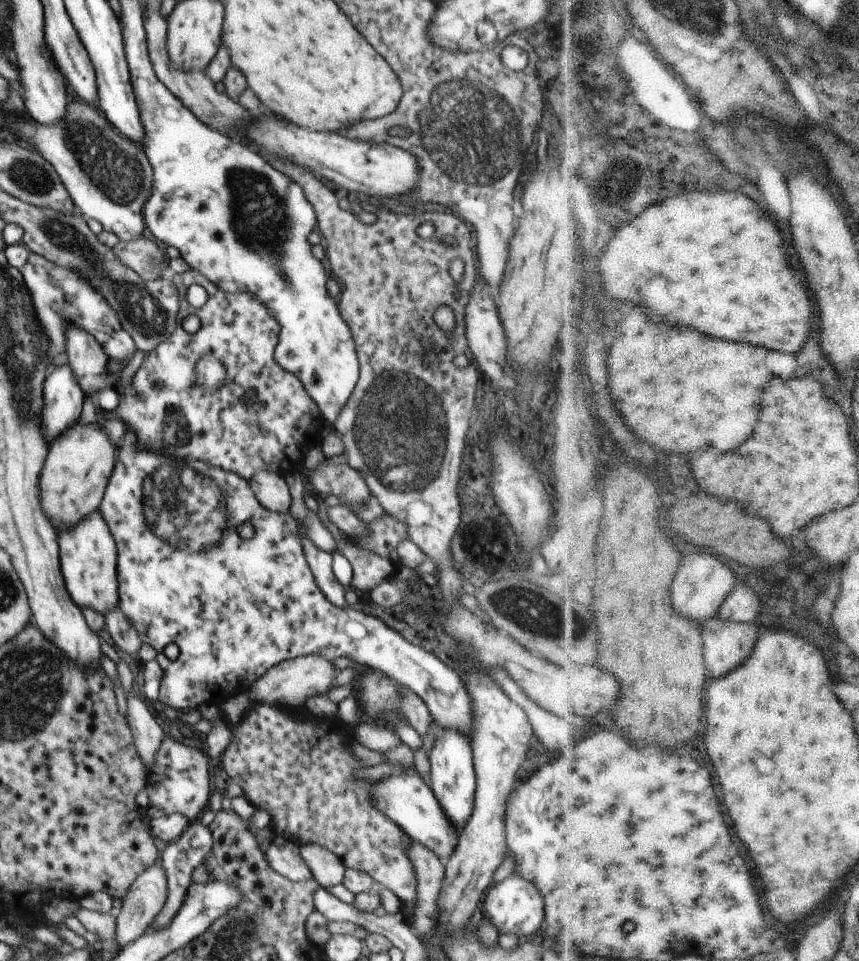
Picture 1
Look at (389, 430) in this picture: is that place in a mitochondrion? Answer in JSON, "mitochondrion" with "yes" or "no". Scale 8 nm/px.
{"mitochondrion":"yes"}

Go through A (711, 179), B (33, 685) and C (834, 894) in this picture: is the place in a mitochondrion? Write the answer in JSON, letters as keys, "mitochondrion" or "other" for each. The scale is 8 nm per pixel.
{"A":"other","B":"mitochondrion","C":"other"}

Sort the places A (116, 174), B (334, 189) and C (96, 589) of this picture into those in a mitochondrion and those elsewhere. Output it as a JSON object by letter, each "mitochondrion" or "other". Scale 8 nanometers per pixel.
{"A":"mitochondrion","B":"other","C":"other"}

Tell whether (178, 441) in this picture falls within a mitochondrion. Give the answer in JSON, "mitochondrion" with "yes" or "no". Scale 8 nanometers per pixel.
{"mitochondrion":"yes"}

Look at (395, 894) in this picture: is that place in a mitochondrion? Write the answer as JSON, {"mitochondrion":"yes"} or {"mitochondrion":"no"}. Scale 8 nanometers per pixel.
{"mitochondrion":"no"}

